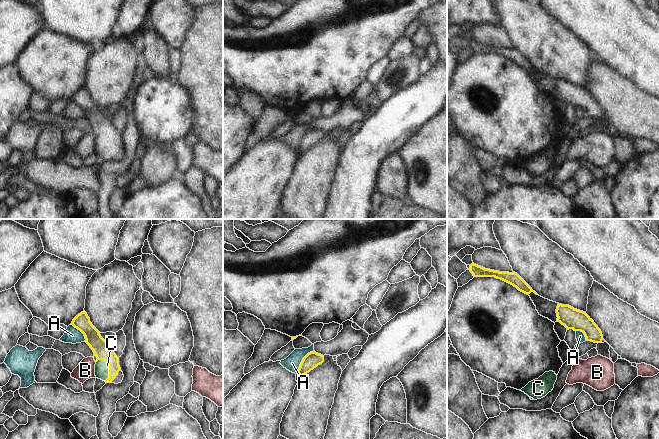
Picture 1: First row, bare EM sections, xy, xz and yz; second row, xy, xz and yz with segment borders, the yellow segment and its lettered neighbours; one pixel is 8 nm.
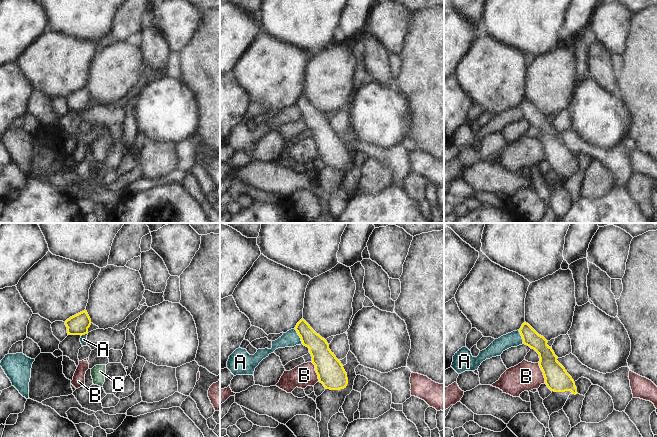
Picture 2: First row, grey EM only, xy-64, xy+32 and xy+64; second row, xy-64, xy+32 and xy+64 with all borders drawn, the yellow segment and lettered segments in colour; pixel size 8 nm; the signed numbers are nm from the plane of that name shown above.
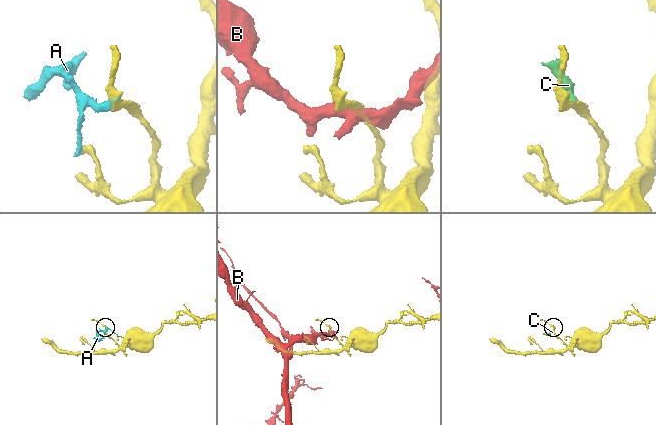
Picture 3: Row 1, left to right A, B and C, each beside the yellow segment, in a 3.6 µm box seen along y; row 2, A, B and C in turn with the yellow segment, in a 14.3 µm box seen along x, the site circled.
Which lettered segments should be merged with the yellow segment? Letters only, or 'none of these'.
C

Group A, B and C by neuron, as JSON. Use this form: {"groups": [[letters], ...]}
{"groups": [["A"], ["B"], ["C"]]}

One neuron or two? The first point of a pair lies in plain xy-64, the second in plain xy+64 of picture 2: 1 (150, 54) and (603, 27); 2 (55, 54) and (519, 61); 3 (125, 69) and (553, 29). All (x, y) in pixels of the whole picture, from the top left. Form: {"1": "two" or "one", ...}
{"1": "two", "2": "one", "3": "two"}

